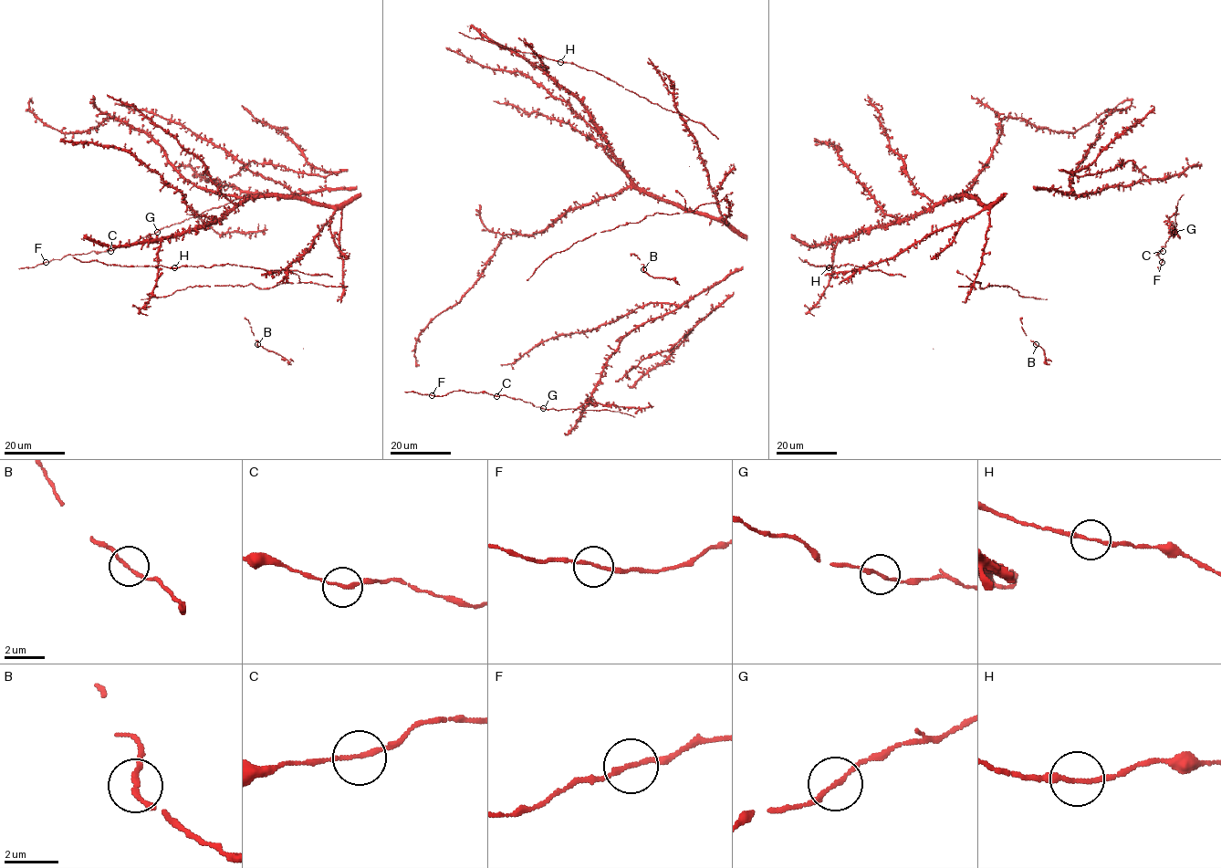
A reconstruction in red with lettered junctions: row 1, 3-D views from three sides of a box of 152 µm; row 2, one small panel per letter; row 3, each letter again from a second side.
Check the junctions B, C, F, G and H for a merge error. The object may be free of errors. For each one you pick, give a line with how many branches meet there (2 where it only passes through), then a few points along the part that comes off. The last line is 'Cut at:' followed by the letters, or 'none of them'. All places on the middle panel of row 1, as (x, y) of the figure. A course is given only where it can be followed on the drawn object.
Cut at: none of them

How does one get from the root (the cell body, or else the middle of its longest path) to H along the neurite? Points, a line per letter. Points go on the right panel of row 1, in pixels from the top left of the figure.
H: (1007, 193), (981, 212), (936, 229), (881, 261), (878, 270), (848, 264), (829, 267)

